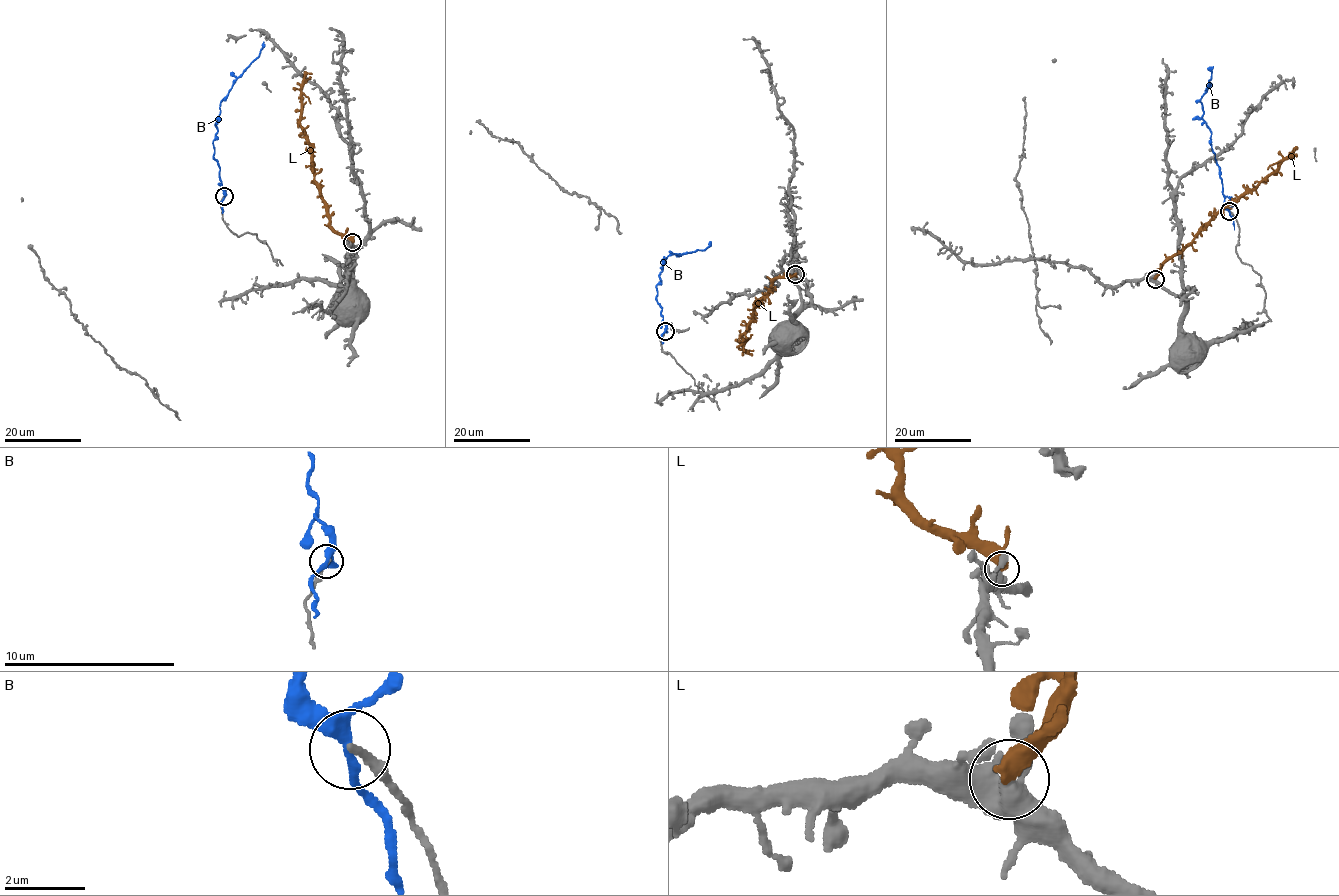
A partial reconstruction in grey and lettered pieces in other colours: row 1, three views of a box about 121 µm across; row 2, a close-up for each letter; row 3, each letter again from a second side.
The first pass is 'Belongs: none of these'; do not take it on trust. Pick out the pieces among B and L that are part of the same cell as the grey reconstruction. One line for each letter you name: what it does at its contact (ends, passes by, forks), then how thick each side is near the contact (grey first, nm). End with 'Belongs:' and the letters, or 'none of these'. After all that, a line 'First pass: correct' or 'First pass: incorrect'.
Belongs: none of these
First pass: correct

